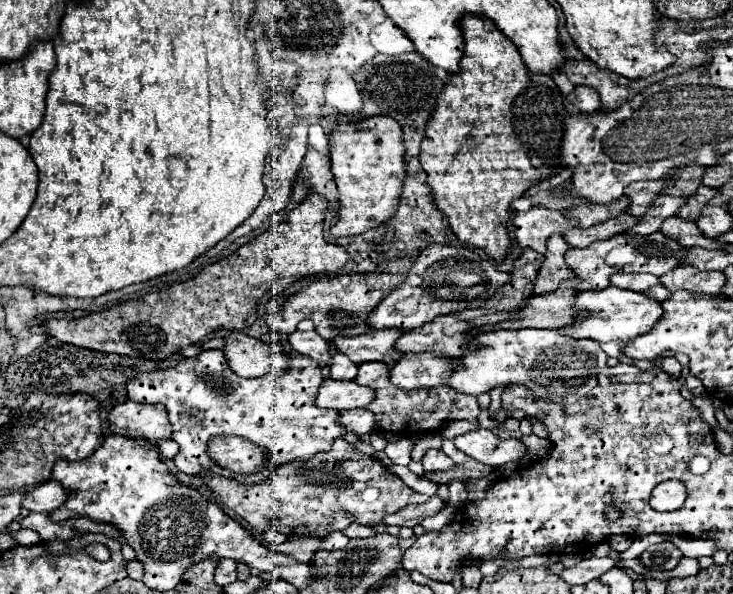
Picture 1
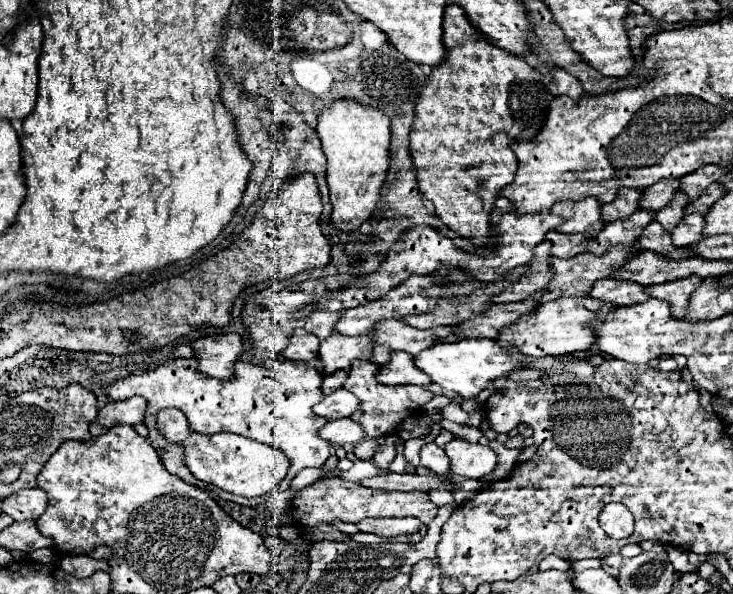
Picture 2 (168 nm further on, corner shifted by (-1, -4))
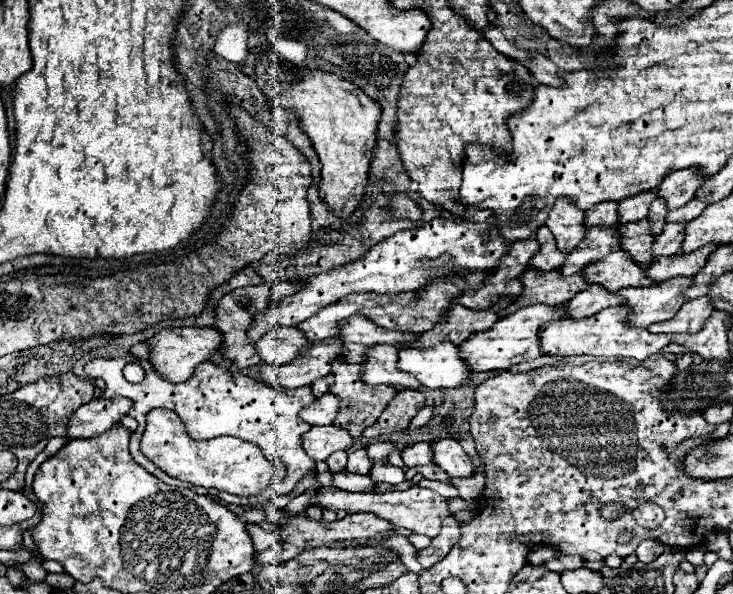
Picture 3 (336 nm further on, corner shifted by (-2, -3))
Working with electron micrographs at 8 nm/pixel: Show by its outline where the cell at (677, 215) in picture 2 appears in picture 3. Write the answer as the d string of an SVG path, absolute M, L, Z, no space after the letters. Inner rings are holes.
M656 198L656 200L652 202L652 206L650 206L650 214L648 214L648 220L650 220L650 224L652 224L650 232L652 232L654 236L658 236L658 234L662 232L664 224L666 224L666 214L668 214L668 208L666 208L664 200Z

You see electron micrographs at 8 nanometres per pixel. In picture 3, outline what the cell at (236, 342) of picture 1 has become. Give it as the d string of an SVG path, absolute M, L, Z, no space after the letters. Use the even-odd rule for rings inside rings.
M172 328L162 330L158 336L148 340L150 344L150 362L154 368L170 382L188 380L200 362L206 362L216 350L220 350L222 334L216 328Z

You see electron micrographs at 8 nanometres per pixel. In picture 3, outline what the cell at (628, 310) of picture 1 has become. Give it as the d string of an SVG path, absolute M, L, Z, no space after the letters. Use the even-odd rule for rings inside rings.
M534 304L528 308L520 308L514 314L504 316L498 320L490 330L478 332L476 336L470 336L462 346L460 346L460 356L470 364L474 372L486 372L486 370L508 370L514 364L526 362L526 360L536 360L544 356L540 352L540 328L546 322L554 320L564 320L568 318L568 306L566 304Z

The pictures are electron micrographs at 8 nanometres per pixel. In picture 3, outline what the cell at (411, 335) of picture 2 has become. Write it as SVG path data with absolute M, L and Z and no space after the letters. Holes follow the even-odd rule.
M364 314L350 316L348 320L342 320L340 326L342 326L340 338L344 342L344 360L346 362L364 364L366 348L376 346L376 344L392 344L396 348L406 346L400 332L380 328Z

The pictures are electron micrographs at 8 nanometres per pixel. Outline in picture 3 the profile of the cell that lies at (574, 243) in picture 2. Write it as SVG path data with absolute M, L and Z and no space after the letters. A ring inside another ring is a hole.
M542 226L540 230L536 230L536 240L540 242L540 254L536 254L530 260L530 266L540 268L540 272L560 268L560 264L564 264L568 254L564 254L556 248L556 240L554 240L552 232L546 226Z

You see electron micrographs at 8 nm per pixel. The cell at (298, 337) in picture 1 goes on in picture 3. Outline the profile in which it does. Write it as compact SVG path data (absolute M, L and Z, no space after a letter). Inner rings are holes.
M274 328L256 342L256 352L264 362L288 364L300 356L300 348L308 344L308 338L298 328Z

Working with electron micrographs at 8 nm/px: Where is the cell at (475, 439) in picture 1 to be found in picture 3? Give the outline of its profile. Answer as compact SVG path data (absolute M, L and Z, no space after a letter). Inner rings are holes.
M438 438L432 442L432 448L434 448L434 462L450 476L474 474L472 458L460 448L460 444L454 438Z

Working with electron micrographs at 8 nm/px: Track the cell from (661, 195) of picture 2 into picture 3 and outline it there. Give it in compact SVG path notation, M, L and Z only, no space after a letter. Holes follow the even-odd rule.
M642 192L640 196L624 198L620 202L620 224L646 218L648 216L648 208L650 208L650 202L654 198L656 198L656 192Z

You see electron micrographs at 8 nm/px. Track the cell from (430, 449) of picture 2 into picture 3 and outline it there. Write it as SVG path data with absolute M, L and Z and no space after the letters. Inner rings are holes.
M418 442L402 450L402 460L406 466L422 466L432 464L432 446L430 442Z

